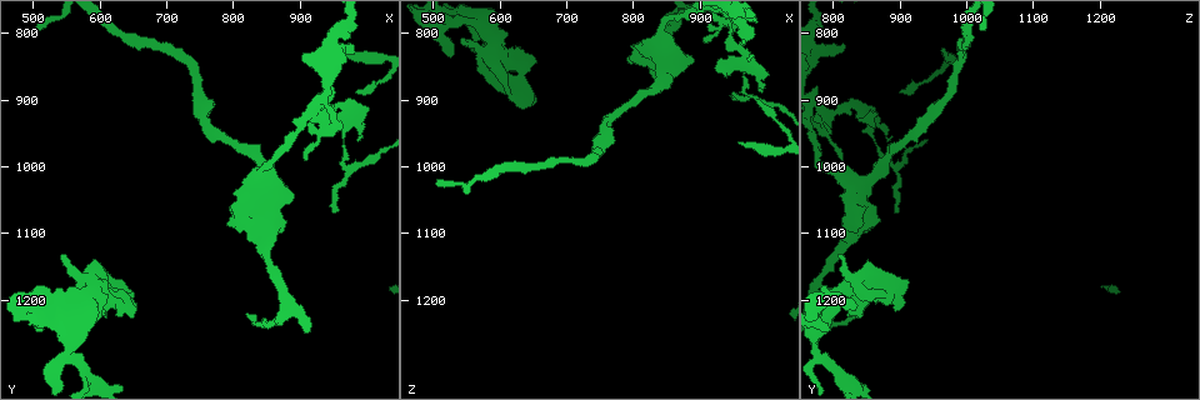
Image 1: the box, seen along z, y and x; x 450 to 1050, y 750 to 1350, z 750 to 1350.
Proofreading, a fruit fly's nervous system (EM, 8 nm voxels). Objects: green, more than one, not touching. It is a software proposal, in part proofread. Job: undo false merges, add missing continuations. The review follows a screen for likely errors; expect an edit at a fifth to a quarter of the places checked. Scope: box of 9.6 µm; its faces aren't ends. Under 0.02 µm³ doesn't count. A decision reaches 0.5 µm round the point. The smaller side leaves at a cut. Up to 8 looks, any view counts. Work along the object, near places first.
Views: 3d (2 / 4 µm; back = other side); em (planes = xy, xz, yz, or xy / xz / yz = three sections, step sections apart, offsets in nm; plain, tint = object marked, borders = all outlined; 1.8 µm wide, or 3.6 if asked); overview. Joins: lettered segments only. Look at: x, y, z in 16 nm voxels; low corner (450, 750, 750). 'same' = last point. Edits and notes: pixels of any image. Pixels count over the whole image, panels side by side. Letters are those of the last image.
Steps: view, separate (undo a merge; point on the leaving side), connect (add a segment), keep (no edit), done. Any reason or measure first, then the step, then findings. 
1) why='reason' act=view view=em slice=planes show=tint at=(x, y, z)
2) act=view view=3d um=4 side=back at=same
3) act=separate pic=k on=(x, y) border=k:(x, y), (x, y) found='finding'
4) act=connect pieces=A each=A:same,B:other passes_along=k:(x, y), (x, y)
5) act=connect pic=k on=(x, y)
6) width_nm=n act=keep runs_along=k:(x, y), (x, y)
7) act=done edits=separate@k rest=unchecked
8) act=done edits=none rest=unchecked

why='branch stops here' act=view view=3d um=2 at=(985, 885, 900)

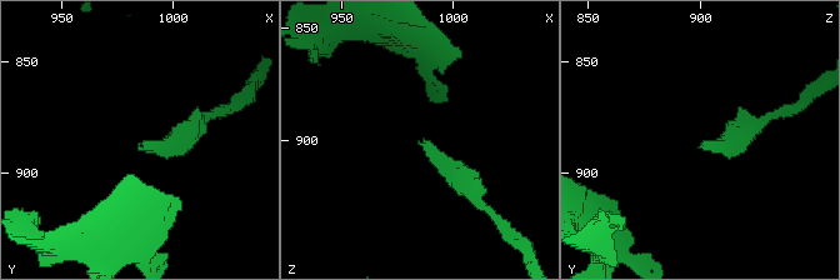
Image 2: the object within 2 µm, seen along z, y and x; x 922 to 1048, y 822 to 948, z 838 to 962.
why='shape alone is not enough' act=view view=em slice=xz step=4 show=tint at=(985, 886, 902)

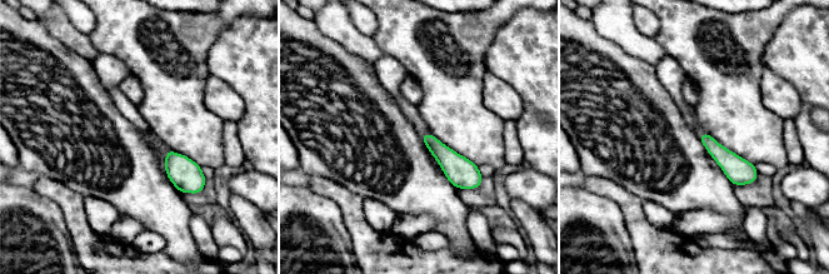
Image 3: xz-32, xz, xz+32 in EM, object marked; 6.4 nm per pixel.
act=view view=em slice=planes show=borders at=same

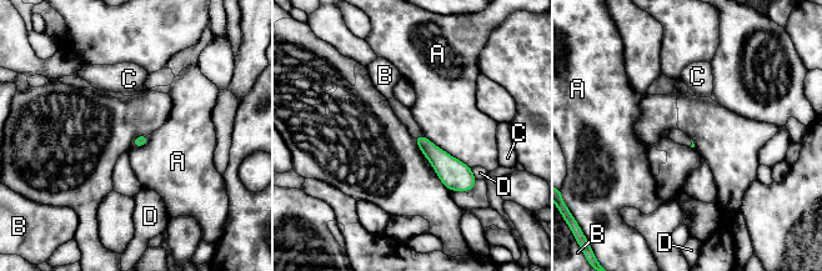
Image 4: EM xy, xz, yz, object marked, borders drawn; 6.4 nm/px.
act=keep each=A:other,B:other,C:other,D:other border=4:(422, 134), (470, 167) found='no lettered segment goes on from it'

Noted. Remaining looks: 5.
why='abrupt turn' act=view view=em slice=planes show=plain at=(980, 1000, 895)

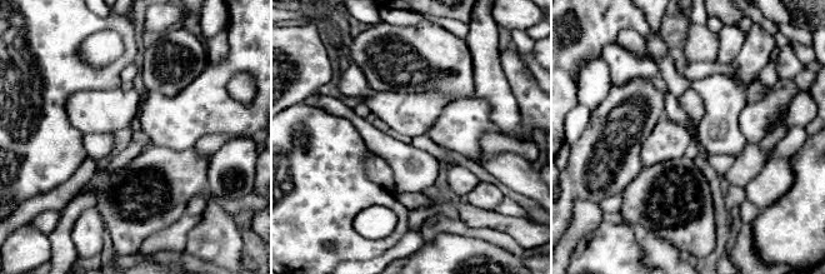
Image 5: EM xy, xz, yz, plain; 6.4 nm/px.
why='what lies round it' act=view view=em slice=planes show=borders at=same

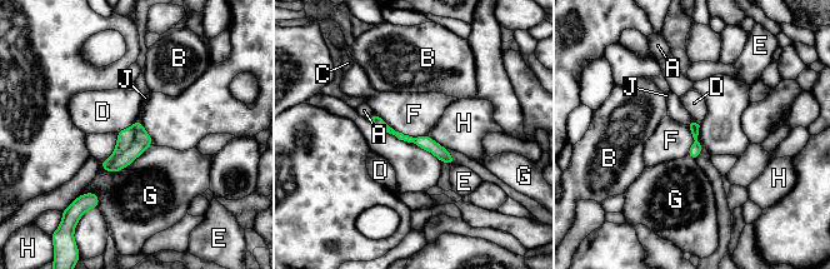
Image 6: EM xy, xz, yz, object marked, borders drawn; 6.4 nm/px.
act=separate pic=6 on=(143, 140) each=A:other,B:other,C:other,D:other,E:other,F:other,G:other,H:other,J:other part_leaving=6:(138, 124), (140, 144), (104, 164) found='two neurons meet here'

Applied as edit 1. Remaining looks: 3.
why='sharp bend' act=view view=em um=3.6 slice=planes show=tint at=(855, 1080, 850)

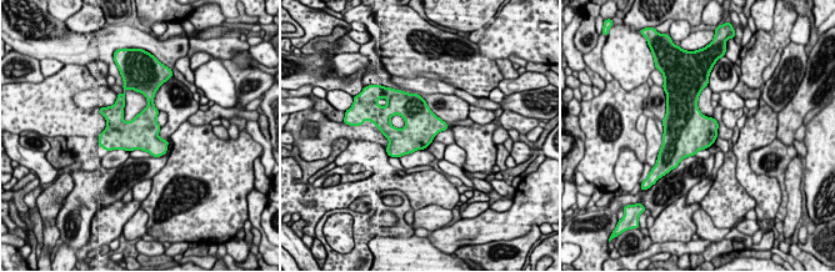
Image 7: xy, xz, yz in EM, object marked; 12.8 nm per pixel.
why='what lies round it' act=view view=em um=3.6 slice=planes show=borders at=same

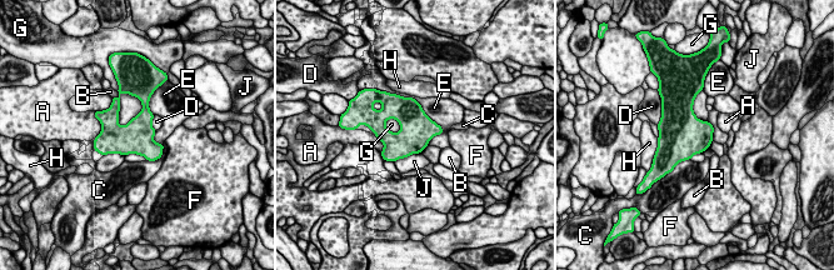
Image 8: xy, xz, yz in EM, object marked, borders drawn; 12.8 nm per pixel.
act=keep each=A:other,B:other,C:other,D:other,E:other,F:other,G:other,H:other,J:other border=8:(401, 95), (413, 98), (443, 133) found='all the same neuron'

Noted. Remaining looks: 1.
act=done edits=separate@6 rest=unchecked

